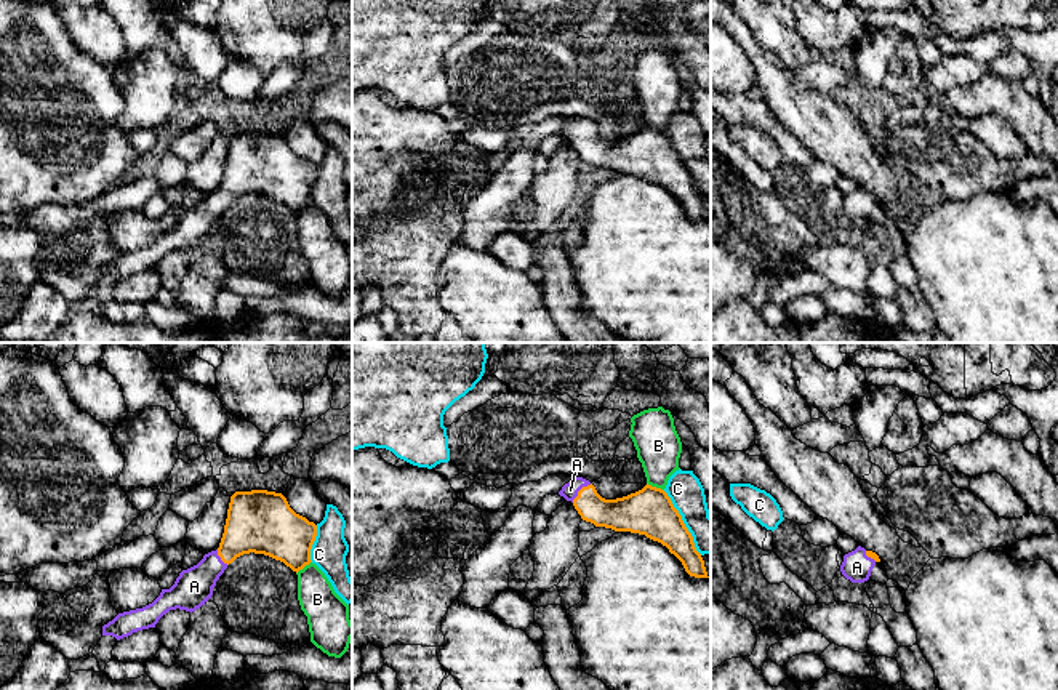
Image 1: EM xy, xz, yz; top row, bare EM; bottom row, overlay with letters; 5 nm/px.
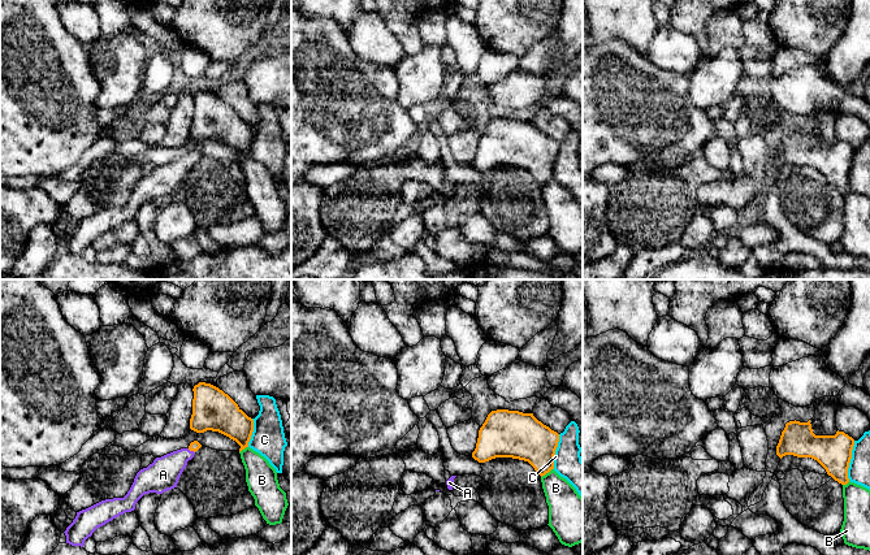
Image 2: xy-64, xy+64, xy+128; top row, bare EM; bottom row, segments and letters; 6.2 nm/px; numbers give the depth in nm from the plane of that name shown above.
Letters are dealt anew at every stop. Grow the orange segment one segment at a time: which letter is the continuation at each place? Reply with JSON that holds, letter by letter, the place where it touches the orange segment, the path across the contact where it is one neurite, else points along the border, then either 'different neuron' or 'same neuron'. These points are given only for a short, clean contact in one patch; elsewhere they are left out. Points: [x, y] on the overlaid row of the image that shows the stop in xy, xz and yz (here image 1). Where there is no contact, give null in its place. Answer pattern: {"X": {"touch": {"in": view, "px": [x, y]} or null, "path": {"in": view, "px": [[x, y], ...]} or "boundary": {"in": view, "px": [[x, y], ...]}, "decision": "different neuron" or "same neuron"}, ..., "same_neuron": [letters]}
{"A": {"touch": {"in": "xz", "px": [580, 490]}, "path": {"in": "xz", "px": [[623, 514], [602, 513], [580, 490], [570, 490]]}, "decision": "same neuron"}, "B": {"touch": {"in": "xz", "px": [655, 487]}, "decision": "different neuron"}, "C": {"touch": {"in": "xz", "px": [682, 522]}, "decision": "different neuron"}, "same_neuron": ["A"]}

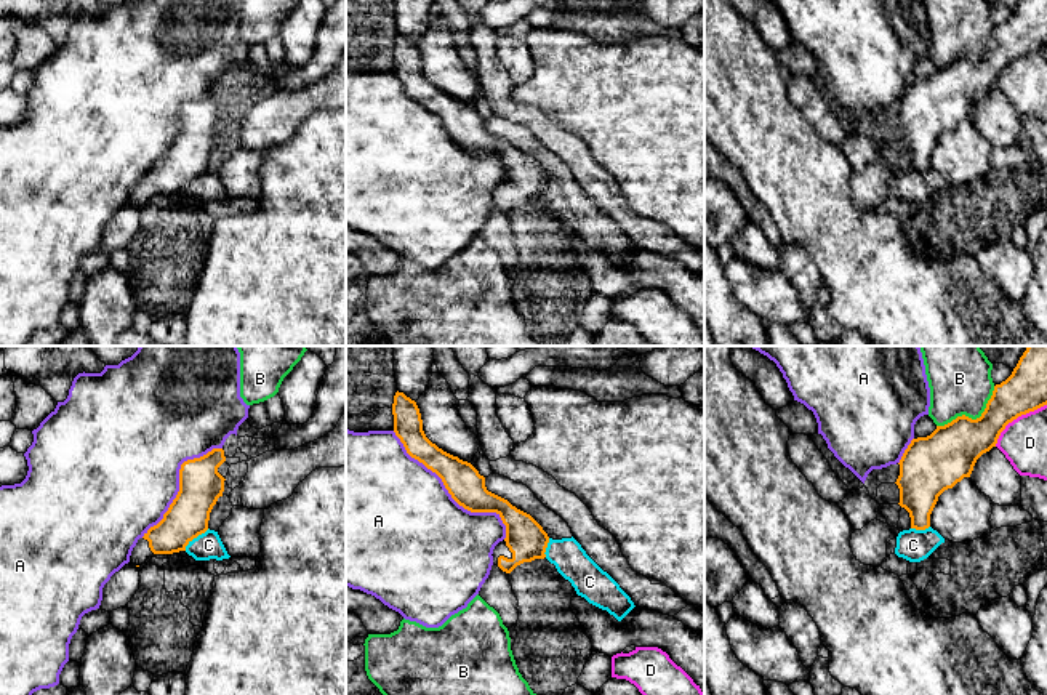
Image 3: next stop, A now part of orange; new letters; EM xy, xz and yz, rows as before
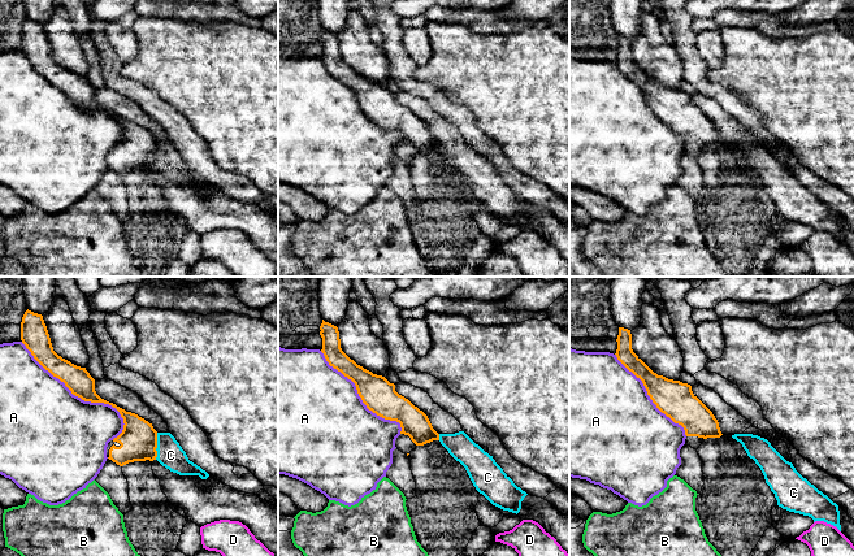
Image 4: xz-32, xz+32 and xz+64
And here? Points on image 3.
{"A": {"touch": {"in": "xz", "px": [450, 494]}, "decision": "different neuron"}, "B": {"touch": {"in": "yz", "px": [970, 418]}, "boundary": {"in": "yz", "px": [[994, 386], [985, 410], [978, 417], [958, 415], [937, 426]]}, "decision": "different neuron"}, "C": {"touch": {"in": "xy", "px": [196, 537]}, "boundary": {"in": "xy", "px": [[208, 529], [199, 534], [184, 550]]}, "decision": "different neuron"}, "D": {"touch": {"in": "yz", "px": [1015, 418]}, "decision": "different neuron"}, "same_neuron": []}

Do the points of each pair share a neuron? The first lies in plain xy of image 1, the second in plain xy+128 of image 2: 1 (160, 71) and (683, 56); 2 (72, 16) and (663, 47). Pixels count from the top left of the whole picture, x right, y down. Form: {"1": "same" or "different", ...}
{"1": "different", "2": "same"}

